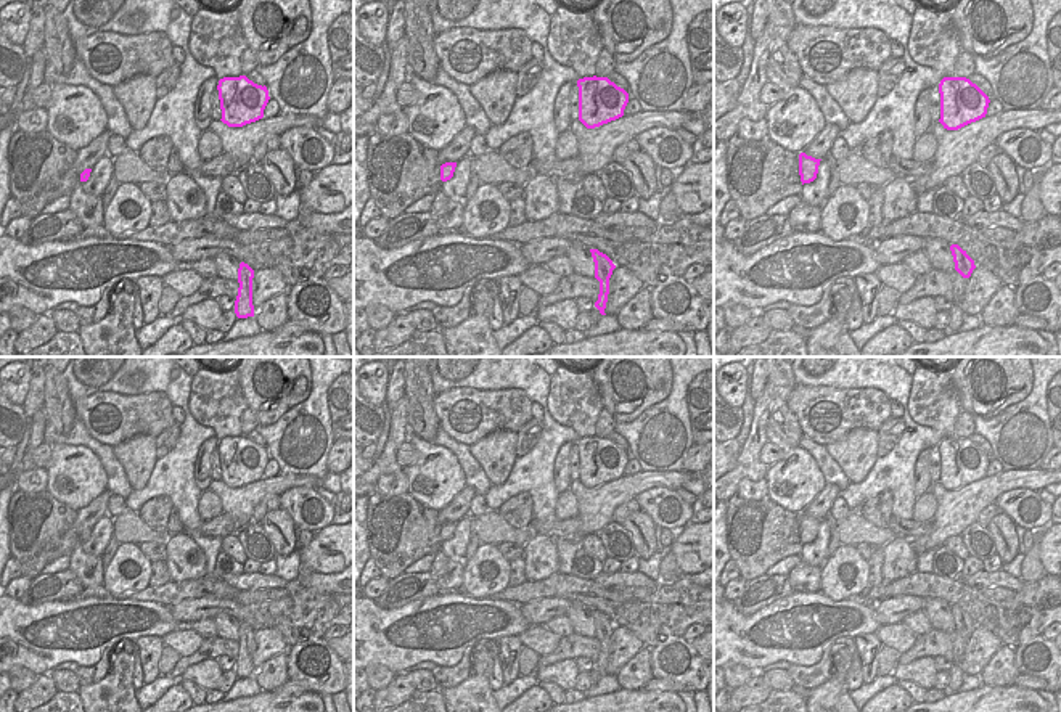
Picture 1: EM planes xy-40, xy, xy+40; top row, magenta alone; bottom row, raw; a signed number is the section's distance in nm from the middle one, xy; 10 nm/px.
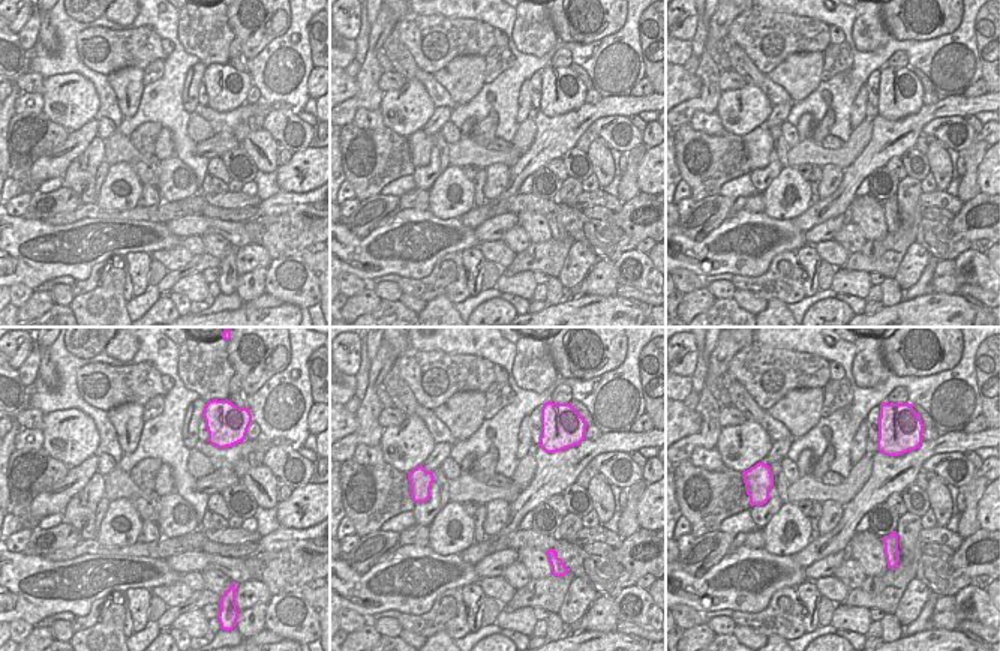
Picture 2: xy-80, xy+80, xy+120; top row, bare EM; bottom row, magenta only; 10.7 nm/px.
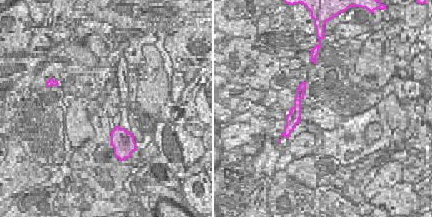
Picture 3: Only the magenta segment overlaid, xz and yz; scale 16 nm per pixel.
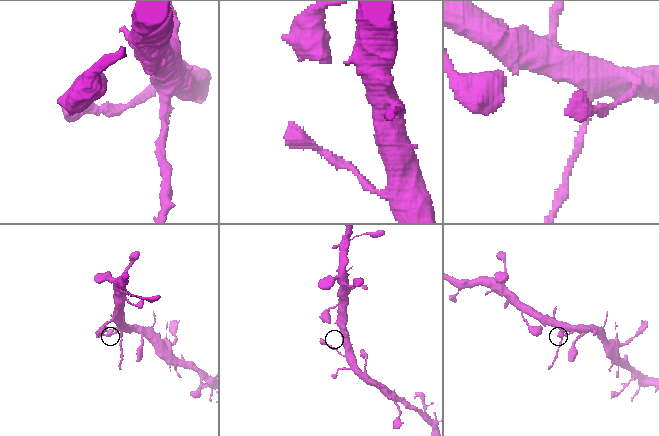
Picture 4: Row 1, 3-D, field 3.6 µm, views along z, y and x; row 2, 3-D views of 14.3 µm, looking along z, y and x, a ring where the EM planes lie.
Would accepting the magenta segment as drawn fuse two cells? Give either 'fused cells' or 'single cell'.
fused cells

